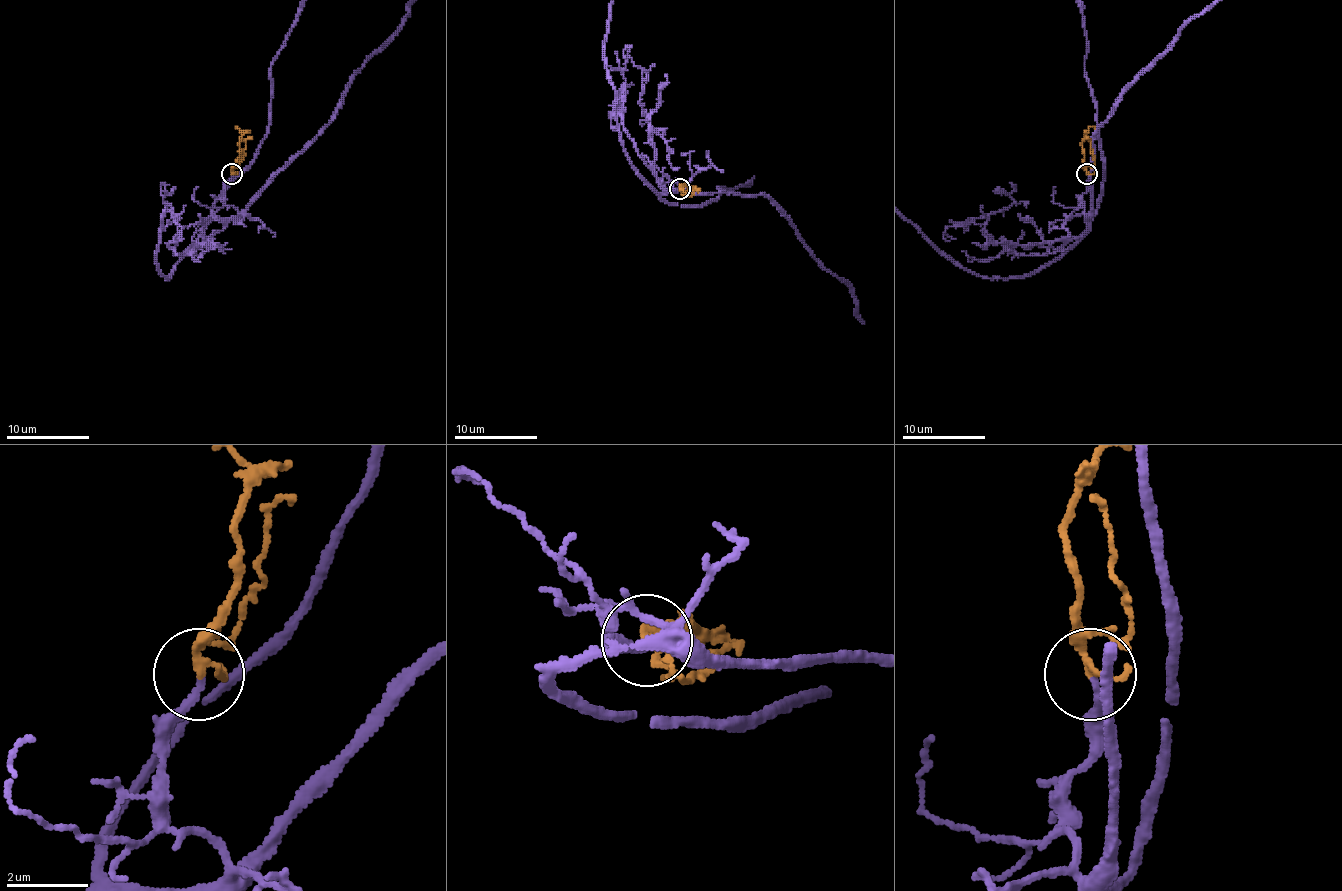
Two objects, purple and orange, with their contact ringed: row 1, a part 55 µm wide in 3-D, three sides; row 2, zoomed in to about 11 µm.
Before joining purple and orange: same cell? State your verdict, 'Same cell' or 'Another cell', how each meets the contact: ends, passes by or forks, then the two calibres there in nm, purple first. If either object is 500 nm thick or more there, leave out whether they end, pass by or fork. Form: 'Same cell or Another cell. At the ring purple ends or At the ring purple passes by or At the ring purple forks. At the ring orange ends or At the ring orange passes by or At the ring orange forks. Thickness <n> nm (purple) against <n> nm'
Same cell. At the ring purple ends. At the ring orange passes by. Thickness 180 nm (purple) against 180 nm

